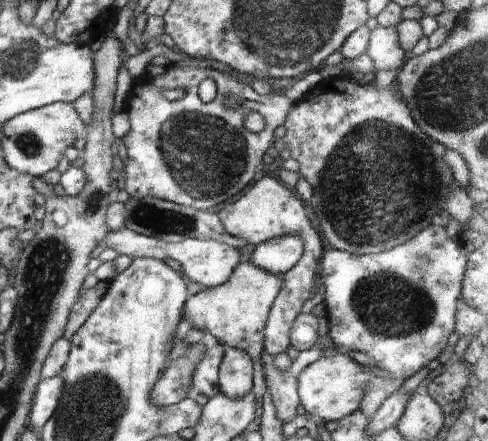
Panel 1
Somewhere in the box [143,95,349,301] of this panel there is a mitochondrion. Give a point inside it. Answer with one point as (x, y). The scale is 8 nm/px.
(207, 158)

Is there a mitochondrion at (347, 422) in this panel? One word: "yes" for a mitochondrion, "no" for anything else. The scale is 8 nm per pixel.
no

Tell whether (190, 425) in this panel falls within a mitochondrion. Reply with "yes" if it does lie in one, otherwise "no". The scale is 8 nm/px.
no

